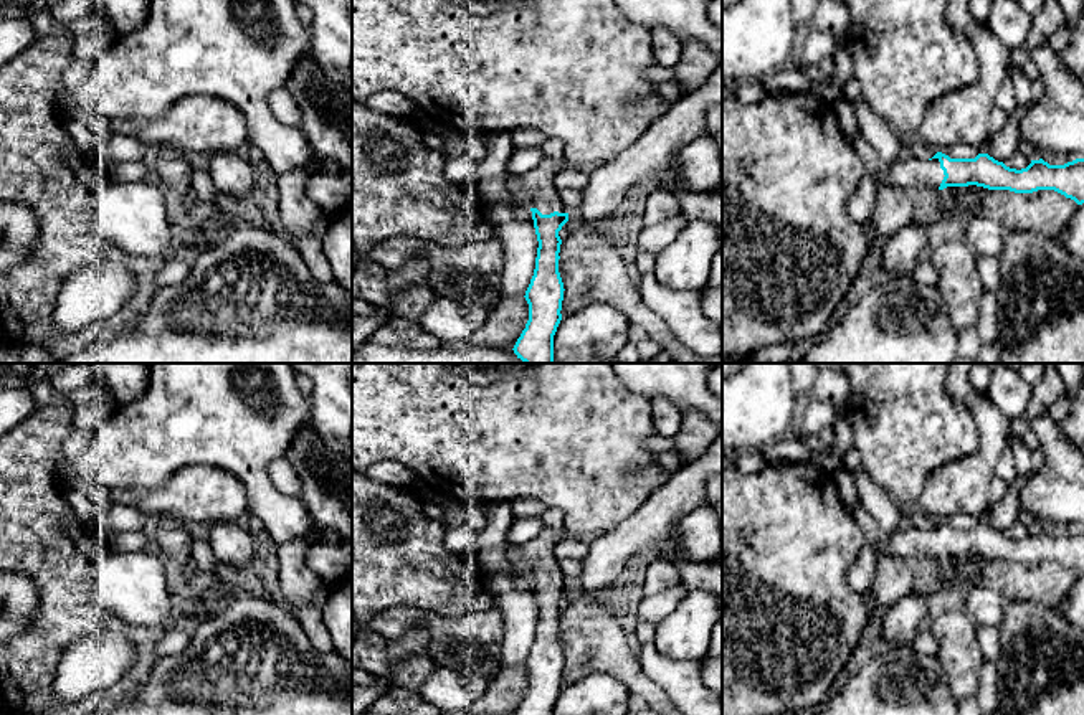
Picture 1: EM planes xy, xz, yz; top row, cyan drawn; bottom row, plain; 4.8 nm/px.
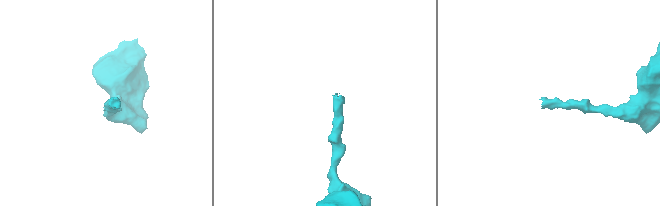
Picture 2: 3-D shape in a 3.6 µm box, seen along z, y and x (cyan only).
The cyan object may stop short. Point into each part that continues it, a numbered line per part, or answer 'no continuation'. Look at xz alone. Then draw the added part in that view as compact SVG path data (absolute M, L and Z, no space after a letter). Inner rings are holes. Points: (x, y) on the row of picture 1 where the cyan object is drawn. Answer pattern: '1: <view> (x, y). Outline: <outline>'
1: xz (537, 184). Outline: M544 157L535 168L516 177L512 185L527 197L530 208L537 208L542 215L567 213L554 183L560 168L562 163L555 159Z

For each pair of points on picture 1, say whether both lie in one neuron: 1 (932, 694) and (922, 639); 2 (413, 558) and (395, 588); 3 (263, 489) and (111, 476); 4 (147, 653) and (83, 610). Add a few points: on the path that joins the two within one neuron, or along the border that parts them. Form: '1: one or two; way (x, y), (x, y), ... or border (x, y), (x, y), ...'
1: two; border (909, 643), (917, 653), (934, 656)
2: one; way (413, 565), (397, 582)
3: one; way (225, 453), (149, 451)
4: one; way (136, 636), (119, 625), (99, 618)

